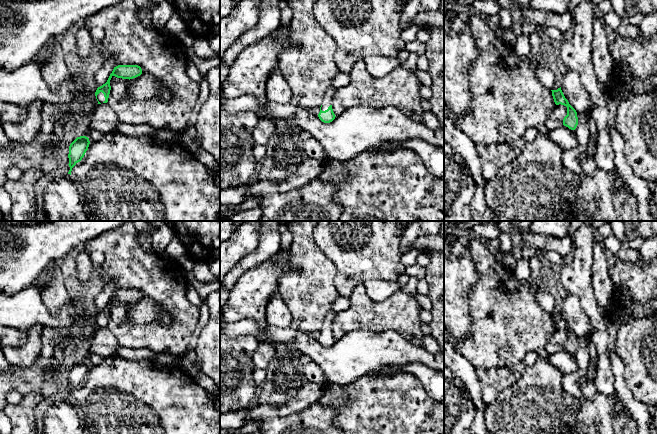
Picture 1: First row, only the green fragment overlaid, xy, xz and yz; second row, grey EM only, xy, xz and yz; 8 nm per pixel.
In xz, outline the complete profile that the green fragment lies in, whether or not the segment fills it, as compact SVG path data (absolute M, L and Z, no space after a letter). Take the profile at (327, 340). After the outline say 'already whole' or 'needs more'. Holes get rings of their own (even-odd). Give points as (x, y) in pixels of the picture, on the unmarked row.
M331 310L325 318L324 325L320 331L320 336L318 338L319 343L324 347L330 347L335 343L335 338L332 333L332 324L336 313Z; needs more

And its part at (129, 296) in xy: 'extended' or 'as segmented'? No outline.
extended

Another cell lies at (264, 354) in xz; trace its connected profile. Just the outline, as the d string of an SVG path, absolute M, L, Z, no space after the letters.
M259 341L257 350L252 355L255 369L266 369L274 356L274 348L265 341Z

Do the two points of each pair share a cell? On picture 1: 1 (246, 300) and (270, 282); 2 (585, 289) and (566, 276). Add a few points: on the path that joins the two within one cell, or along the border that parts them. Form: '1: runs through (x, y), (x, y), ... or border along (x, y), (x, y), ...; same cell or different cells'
1: runs through (252, 294), (264, 285); same cell
2: runs through (580, 284), (571, 276); same cell

